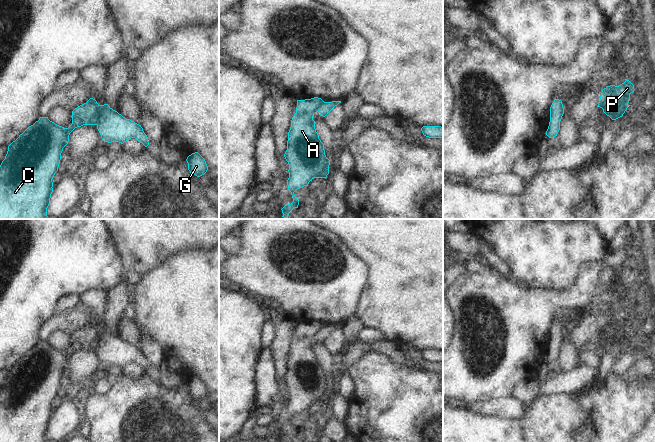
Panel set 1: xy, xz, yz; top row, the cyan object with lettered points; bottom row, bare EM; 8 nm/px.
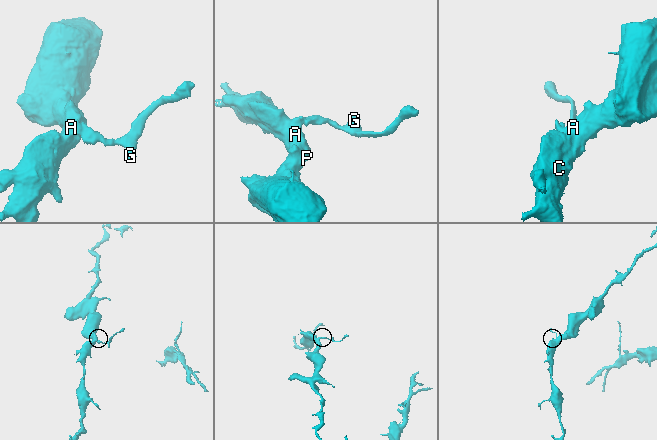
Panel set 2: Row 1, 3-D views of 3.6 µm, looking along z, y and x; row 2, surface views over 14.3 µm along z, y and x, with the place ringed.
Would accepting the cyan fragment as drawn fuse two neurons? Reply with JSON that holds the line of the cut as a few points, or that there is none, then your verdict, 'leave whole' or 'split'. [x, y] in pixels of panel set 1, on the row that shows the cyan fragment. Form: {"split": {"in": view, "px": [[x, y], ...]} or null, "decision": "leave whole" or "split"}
{"split": {"in": "xy", "px": [[100, 105], [100, 119], [96, 124]]}, "decision": "split"}

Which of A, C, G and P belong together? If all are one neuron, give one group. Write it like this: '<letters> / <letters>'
A C P / G

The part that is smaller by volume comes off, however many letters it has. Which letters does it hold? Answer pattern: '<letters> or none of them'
G

